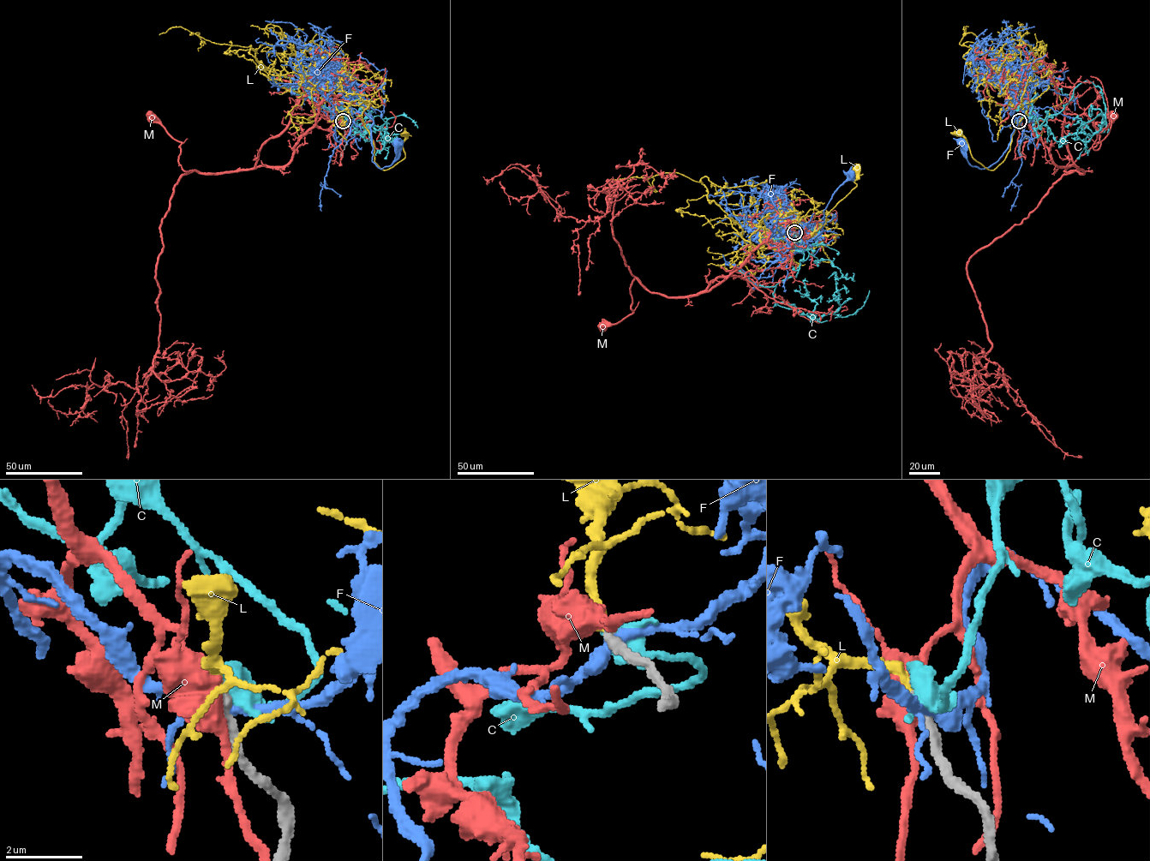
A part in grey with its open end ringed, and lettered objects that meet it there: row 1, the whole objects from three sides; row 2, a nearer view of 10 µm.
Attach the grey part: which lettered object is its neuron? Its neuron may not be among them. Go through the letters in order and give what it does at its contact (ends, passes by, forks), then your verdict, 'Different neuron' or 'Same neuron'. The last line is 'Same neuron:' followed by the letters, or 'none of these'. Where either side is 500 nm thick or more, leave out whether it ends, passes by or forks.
C: Different neuron
F: It passes by. Different neuron
L: It ends there. Same neuron
M: Different neuron
Same neuron: L

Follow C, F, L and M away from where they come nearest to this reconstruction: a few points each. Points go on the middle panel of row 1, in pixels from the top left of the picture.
C: (794, 232), (803, 258), (775, 285), (778, 304), (811, 319), (835, 312), (842, 274), (819, 263)
F: (794, 232), (802, 222), (799, 238), (824, 230), (823, 211), (850, 175)
L: (794, 232), (789, 225), (787, 231), (764, 235), (761, 246), (776, 248), (806, 239), (857, 186), (856, 170)
M: (794, 232), (776, 224), (744, 263), (708, 290), (666, 296), (650, 293), (636, 278), (632, 312), (602, 327)

